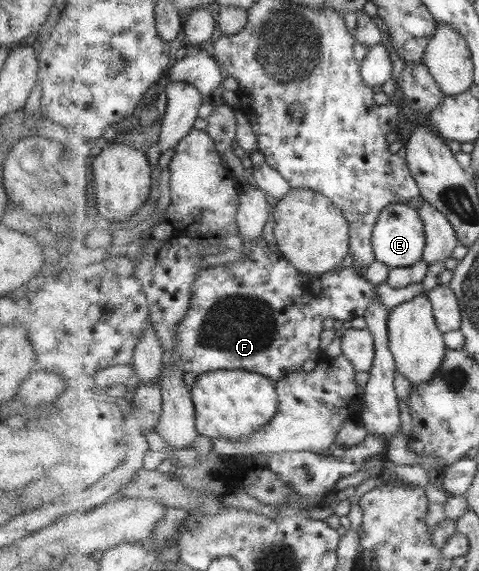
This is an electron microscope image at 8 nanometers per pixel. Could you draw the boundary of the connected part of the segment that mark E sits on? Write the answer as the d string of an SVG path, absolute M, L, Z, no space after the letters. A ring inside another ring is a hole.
M393 203L379 216L372 235L376 260L388 269L411 267L423 261L426 250L426 227L417 208L406 203Z

